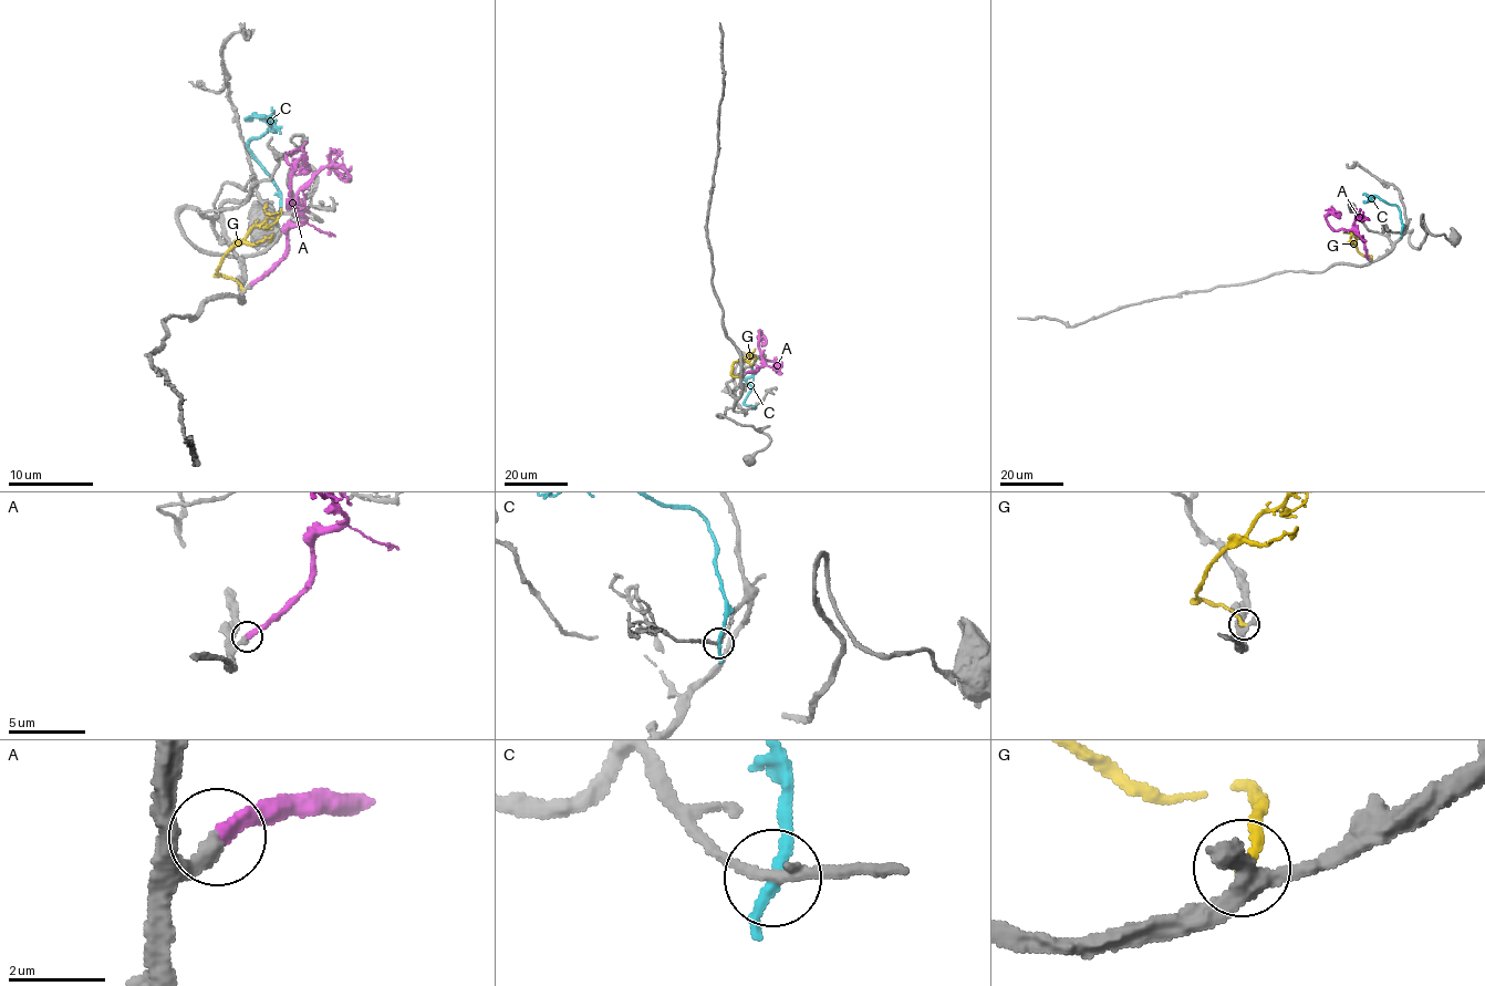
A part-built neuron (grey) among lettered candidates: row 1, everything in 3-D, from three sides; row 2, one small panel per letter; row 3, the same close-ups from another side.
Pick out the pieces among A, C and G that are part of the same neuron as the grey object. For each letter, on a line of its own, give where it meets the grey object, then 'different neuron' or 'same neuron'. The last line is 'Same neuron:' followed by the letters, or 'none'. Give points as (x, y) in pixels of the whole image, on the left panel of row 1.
A: (250, 284) | same neuron
C: (278, 214) | different neuron
G: (243, 289) | different neuron
Same neuron: A

